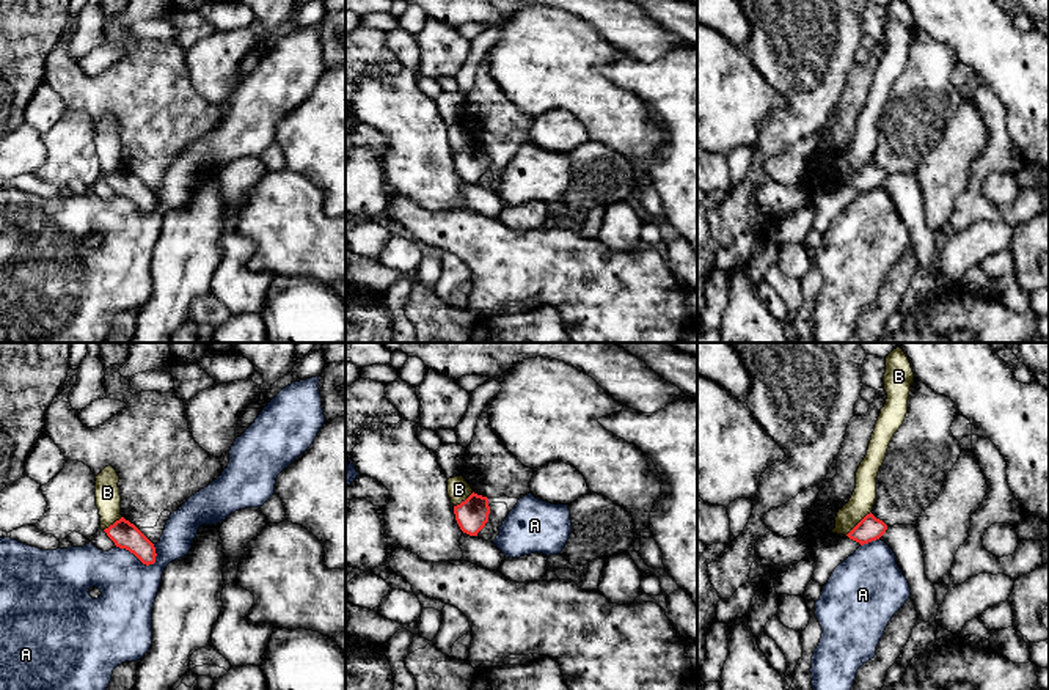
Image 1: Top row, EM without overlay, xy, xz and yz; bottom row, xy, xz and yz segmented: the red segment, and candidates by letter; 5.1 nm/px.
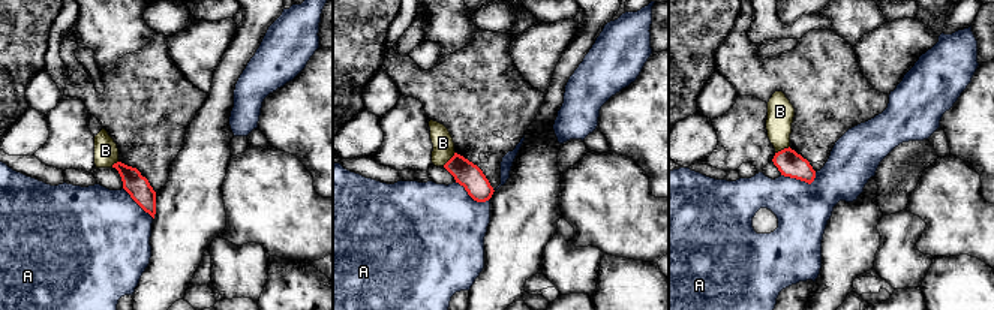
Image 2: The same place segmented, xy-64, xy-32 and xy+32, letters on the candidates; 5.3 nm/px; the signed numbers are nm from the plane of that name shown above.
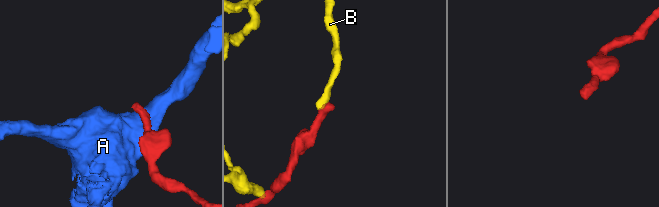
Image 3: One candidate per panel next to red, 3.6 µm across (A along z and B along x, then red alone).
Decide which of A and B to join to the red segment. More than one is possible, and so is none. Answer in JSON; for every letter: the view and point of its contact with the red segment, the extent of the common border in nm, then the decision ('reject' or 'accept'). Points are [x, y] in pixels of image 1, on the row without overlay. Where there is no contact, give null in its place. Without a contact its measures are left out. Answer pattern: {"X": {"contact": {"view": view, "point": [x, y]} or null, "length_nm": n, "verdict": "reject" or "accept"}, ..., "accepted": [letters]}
{"A": {"contact": {"view": "xy", "point": [137, 205]}, "length_nm": 220, "verdict": "reject"}, "B": {"contact": {"view": "yz", "point": [859, 170]}, "length_nm": 180, "verdict": "reject"}, "accepted": []}

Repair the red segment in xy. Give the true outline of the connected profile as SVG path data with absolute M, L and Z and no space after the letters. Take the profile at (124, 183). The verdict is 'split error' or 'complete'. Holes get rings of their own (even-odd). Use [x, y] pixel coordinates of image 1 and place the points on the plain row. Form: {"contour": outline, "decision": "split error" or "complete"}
{"contour": "M121 165L113 173L104 178L116 195L133 201L143 212L155 211L154 192L129 168Z", "decision": "complete"}

